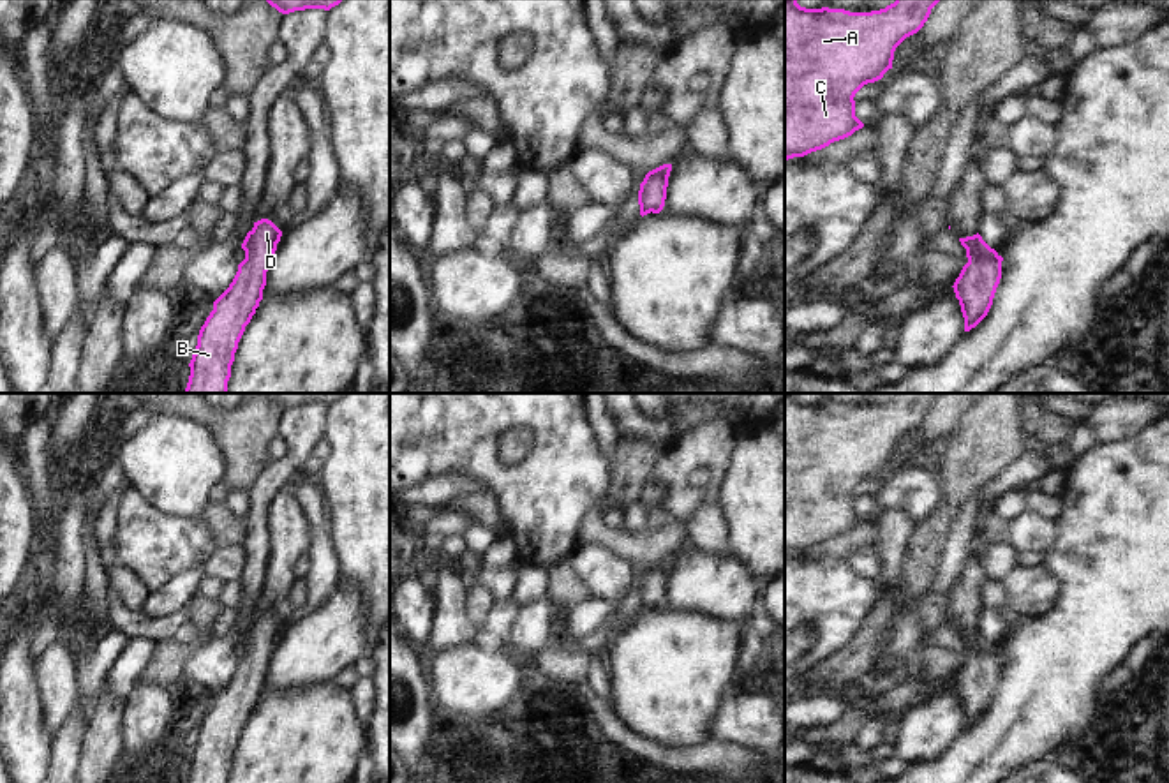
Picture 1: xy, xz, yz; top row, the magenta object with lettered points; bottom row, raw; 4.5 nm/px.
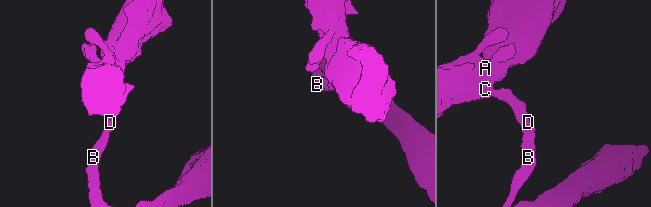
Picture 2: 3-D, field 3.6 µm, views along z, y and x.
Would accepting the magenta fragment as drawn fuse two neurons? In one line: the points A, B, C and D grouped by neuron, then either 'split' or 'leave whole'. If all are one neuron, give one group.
groups A B C D; leave whole

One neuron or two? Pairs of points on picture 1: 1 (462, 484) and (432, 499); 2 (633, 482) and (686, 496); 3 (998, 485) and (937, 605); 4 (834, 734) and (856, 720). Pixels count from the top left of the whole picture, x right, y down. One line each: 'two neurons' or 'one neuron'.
1: one neuron
2: two neurons
3: one neuron
4: one neuron

